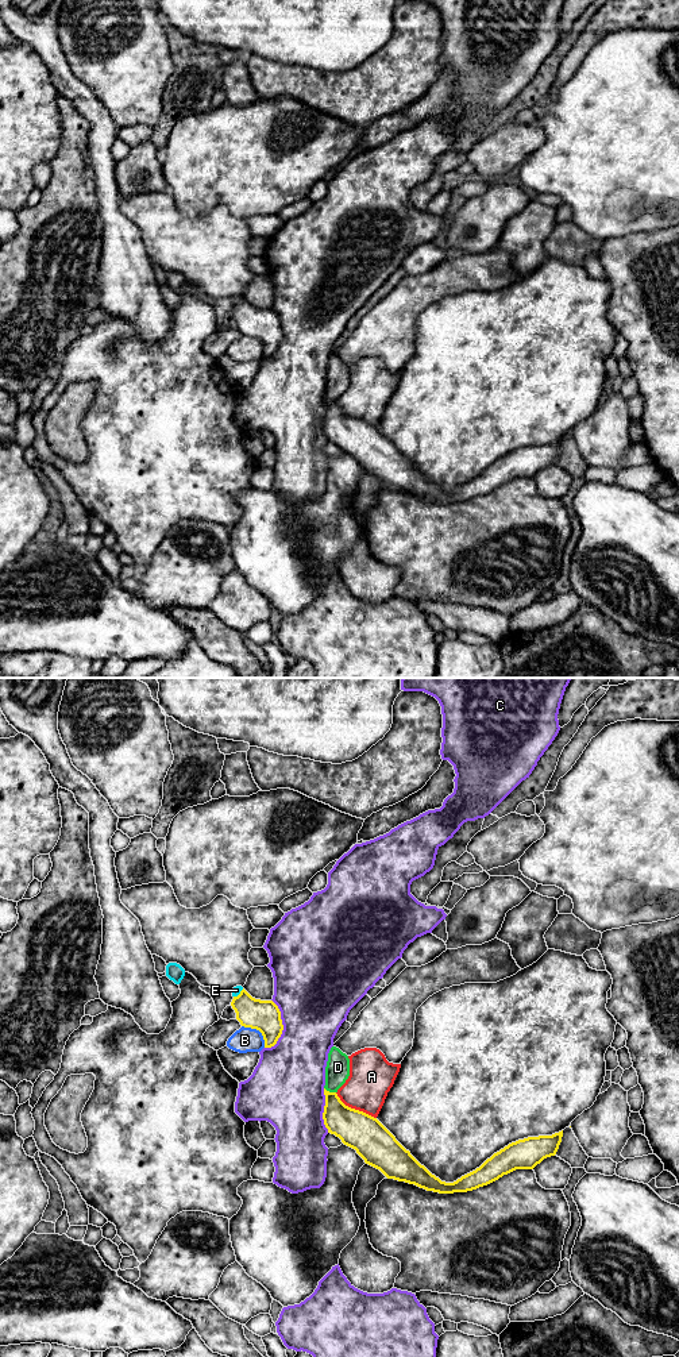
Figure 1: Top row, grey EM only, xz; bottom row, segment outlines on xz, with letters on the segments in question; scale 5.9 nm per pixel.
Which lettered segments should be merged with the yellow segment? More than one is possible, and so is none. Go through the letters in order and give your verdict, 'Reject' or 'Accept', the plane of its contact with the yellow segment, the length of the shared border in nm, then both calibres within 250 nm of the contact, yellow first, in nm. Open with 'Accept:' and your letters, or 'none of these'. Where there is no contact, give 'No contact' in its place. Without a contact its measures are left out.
Accept: none of these
A: Reject. Touches yellow in xz. Shared border 300 nm. Thickness 220 nm (yellow) against 260 nm
B: Reject. Touches yellow in xz. Shared border 190 nm. Thickness 190 nm (yellow) against 150 nm
C: Reject. Touches yellow in xz. Shared border 300 nm. Thickness 190 nm (yellow) against 440 nm
D: Reject. Touches yellow in xz. Shared border 80 nm. Thickness 200 nm (yellow) against 140 nm
E: Reject. Touches yellow in xz. Shared border 80 nm. Thickness 190 nm (yellow) against 50 nm

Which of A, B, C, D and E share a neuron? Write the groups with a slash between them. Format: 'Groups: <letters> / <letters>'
Groups: A / B / C / D / E

